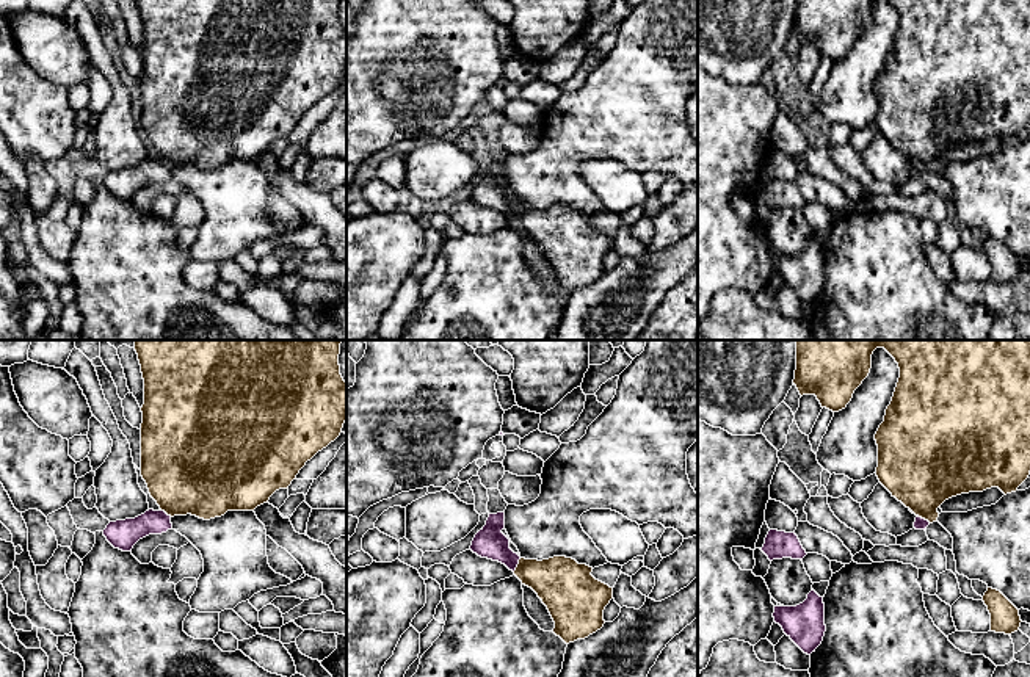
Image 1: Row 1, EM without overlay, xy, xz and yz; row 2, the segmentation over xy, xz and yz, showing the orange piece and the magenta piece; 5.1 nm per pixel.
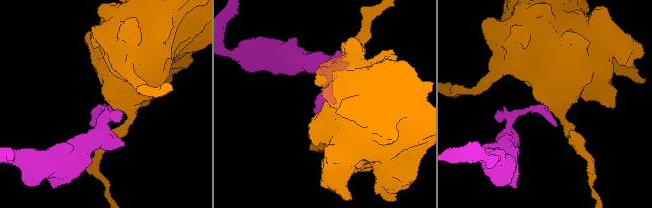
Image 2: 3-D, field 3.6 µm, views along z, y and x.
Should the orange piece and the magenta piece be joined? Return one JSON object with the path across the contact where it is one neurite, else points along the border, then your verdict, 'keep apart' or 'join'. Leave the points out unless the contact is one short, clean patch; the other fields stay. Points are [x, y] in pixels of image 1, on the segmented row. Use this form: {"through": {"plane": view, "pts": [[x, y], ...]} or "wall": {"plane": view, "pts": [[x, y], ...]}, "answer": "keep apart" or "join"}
{"wall": {"plane": "xz", "pts": [[521, 558], [513, 571]]}, "answer": "keep apart"}

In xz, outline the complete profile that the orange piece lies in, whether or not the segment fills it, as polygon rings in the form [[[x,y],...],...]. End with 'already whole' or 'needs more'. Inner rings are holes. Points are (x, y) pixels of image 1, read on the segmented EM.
[[[553,556],[542,561],[520,558],[514,575],[538,594],[555,622],[553,633],[569,644],[604,627],[604,610],[613,599],[613,588],[596,580],[591,572],[593,567],[572,558]]] | already whole

